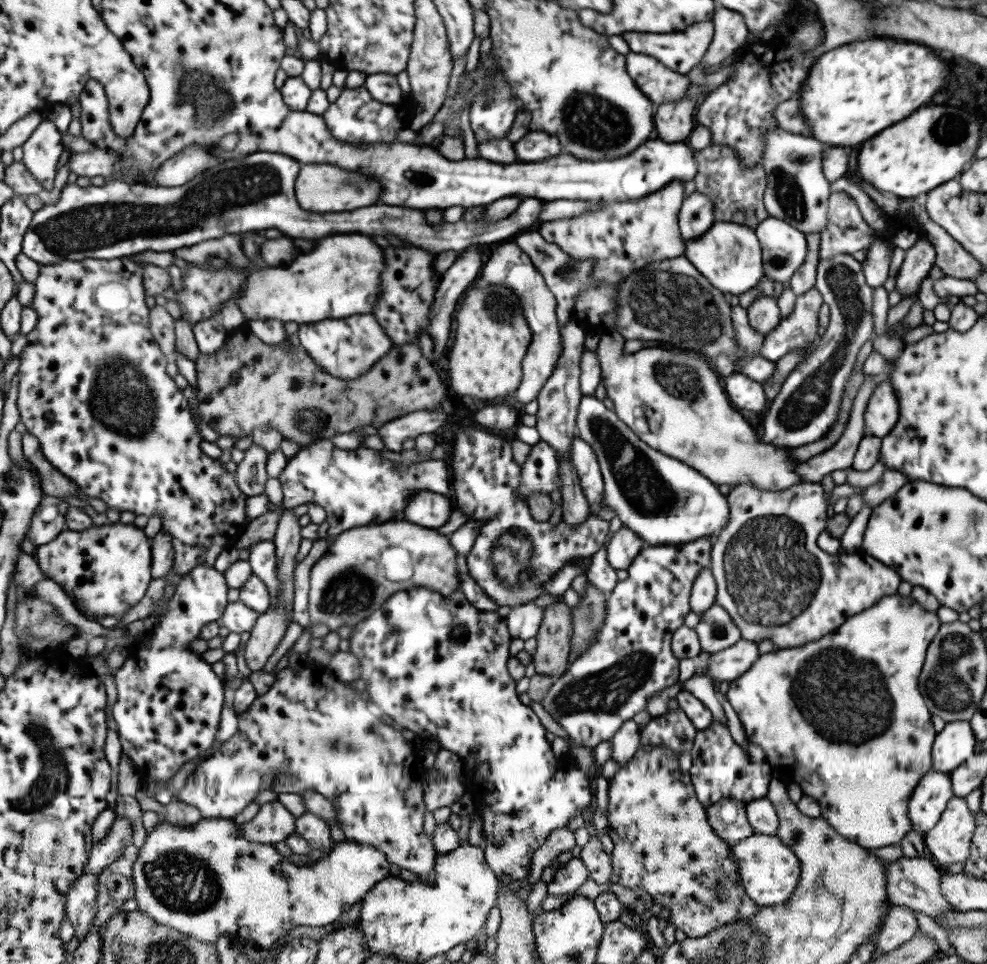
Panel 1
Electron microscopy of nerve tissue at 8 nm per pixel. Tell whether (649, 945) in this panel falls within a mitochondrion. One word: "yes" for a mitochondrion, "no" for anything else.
no

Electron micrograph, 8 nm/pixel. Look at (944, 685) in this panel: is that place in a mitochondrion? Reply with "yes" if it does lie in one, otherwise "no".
yes

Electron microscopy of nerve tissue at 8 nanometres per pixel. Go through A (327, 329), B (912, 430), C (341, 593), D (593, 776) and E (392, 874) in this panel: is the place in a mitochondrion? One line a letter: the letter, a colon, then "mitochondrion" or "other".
A: other
B: other
C: mitochondrion
D: other
E: other

